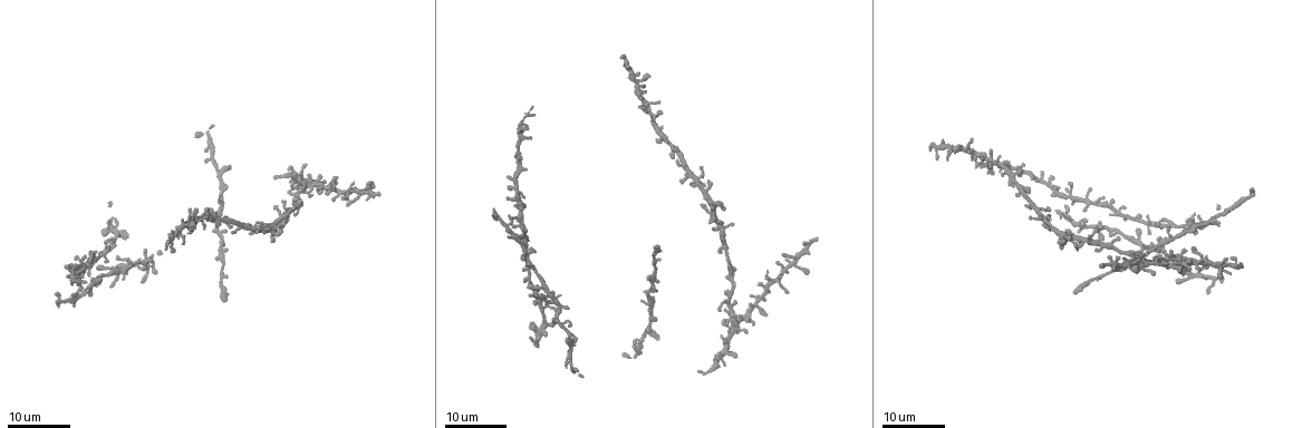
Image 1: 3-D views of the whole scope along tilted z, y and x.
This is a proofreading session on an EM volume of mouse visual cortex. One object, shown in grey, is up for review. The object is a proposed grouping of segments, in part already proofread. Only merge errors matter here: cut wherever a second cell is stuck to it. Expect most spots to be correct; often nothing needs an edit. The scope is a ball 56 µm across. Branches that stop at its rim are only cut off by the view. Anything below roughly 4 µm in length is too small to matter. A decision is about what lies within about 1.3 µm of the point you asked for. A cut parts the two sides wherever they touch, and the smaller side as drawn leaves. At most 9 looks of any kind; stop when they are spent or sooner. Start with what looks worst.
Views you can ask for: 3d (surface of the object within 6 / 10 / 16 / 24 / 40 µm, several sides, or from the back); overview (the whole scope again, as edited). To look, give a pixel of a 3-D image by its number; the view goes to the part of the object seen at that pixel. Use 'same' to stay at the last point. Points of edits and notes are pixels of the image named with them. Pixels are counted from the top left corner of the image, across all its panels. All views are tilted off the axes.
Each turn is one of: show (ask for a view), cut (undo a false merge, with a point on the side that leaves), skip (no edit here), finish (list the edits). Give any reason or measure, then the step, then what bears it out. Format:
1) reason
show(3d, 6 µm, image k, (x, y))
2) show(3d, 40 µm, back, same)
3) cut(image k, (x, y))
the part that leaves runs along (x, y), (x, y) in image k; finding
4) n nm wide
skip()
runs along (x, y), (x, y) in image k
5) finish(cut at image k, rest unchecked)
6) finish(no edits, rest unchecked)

two arms in line, one across
show(3d, 16 µm, image 1, (217, 173))

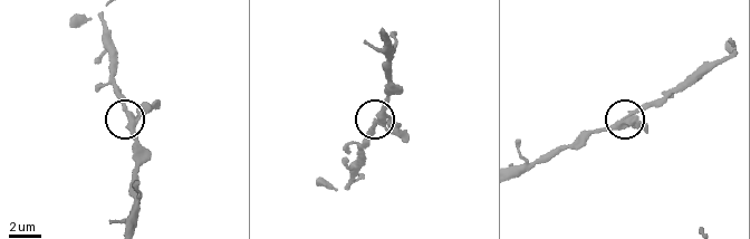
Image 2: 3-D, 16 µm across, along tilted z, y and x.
show(3d, 10 µm, image 2, (131, 117))

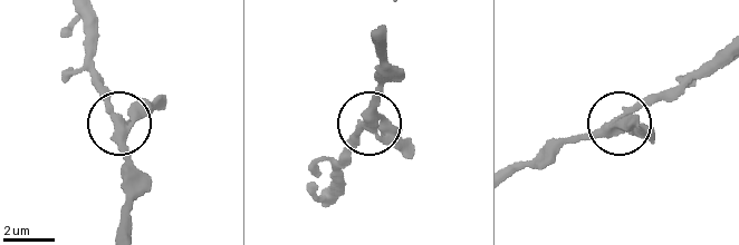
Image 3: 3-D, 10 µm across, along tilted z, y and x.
330 nm wide
skip()
continuous, no second cell

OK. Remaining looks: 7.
four-way junction
show(3d, 16 µm, image 1, (558, 308))

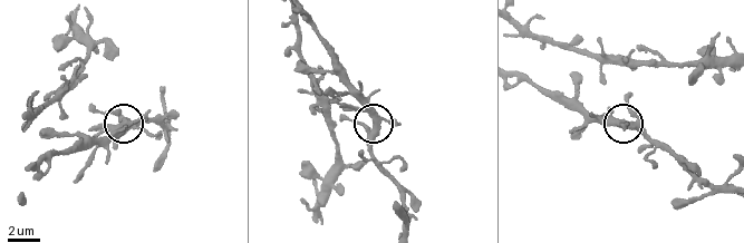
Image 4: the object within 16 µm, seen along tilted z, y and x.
closer look
show(3d, 6 µm, image 4, (376, 124))

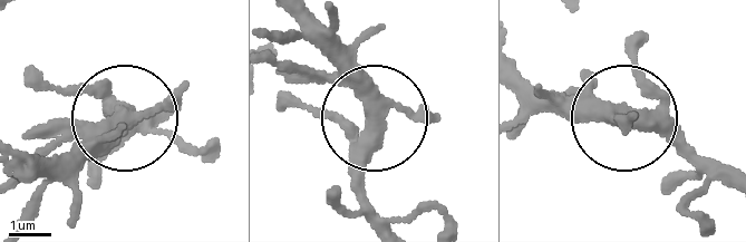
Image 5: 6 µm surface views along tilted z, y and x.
4 arms
skip()
one cell here

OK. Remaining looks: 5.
branch point
show(3d, 16 µm, image 1, (648, 293))

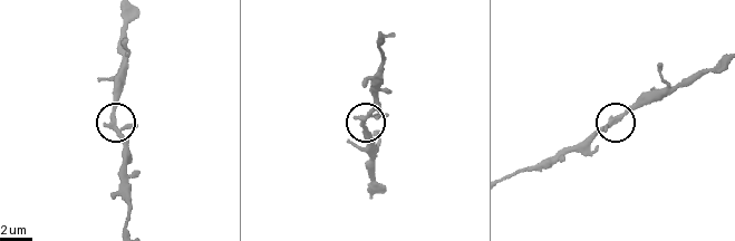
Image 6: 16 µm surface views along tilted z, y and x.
show(3d, 6 µm, image 6, (611, 120))

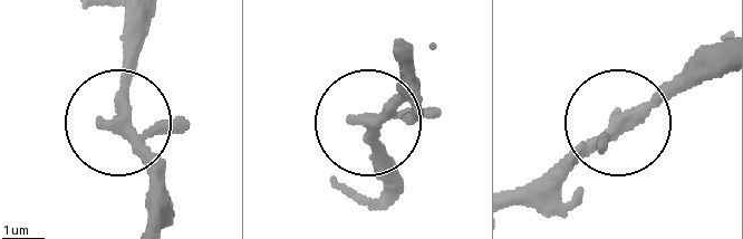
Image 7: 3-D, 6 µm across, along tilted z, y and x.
3 arms
skip()
continuous, no second cell

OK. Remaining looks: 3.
side arm on a straight run
show(3d, 24 µm, image 1, (313, 188))

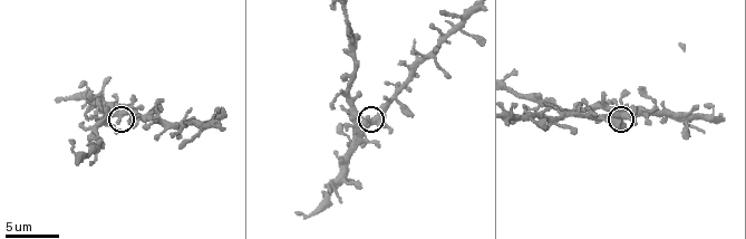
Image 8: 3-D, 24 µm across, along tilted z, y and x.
zoom in
show(3d, 6 µm, image 8, (120, 114))

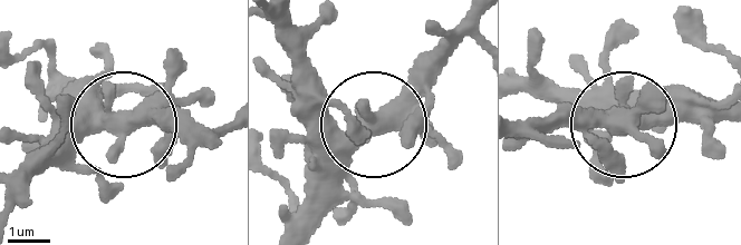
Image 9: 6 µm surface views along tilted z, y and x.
side arm 19 µm
skip()
all the same cell

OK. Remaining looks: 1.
finish(no edits, rest unchecked)

